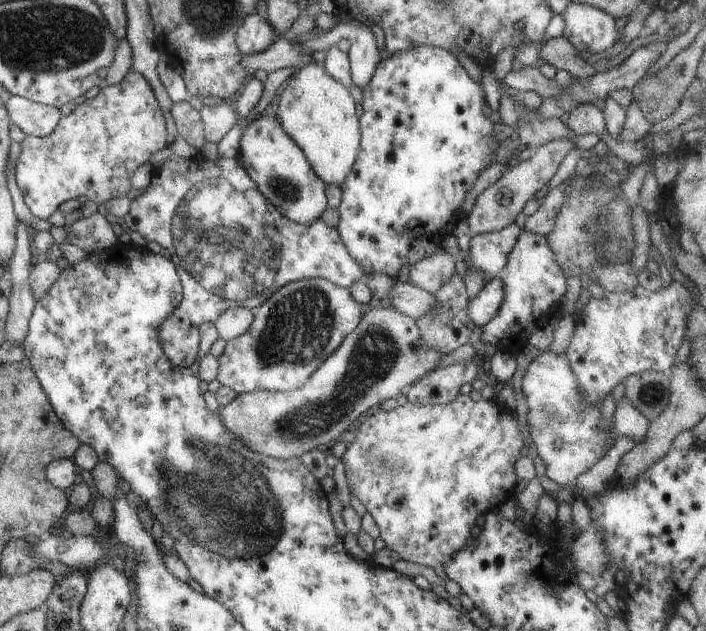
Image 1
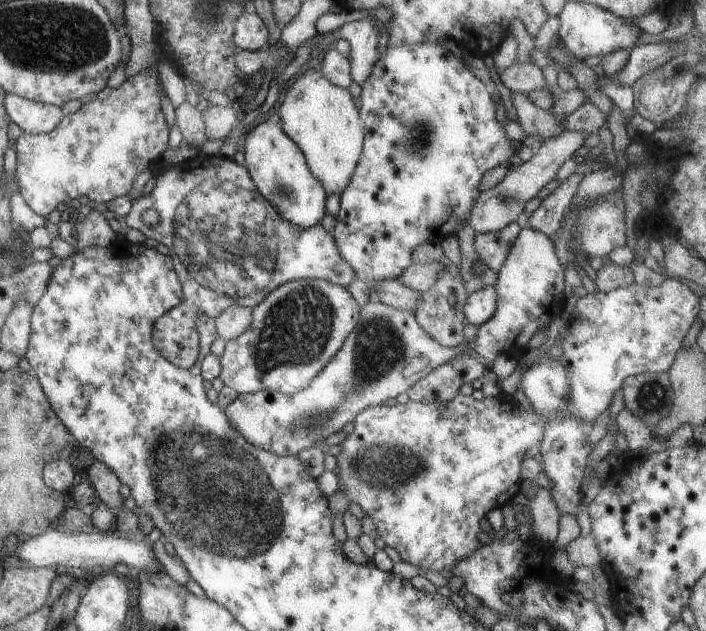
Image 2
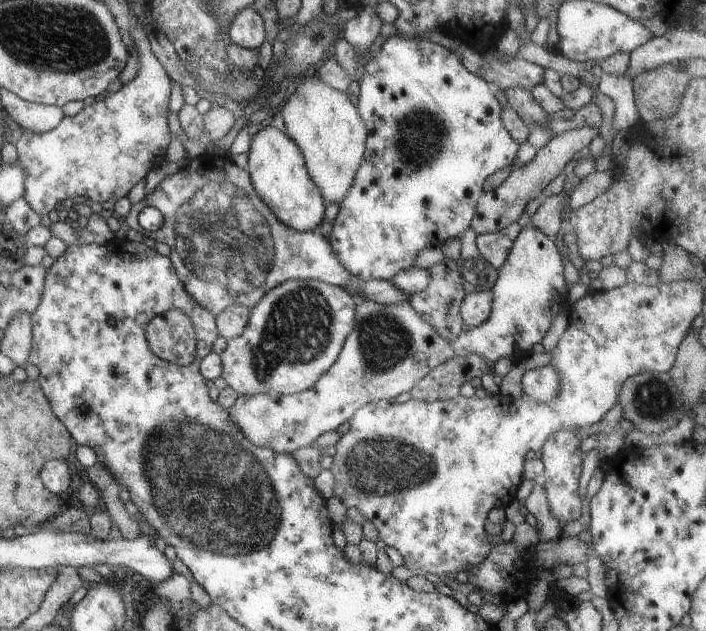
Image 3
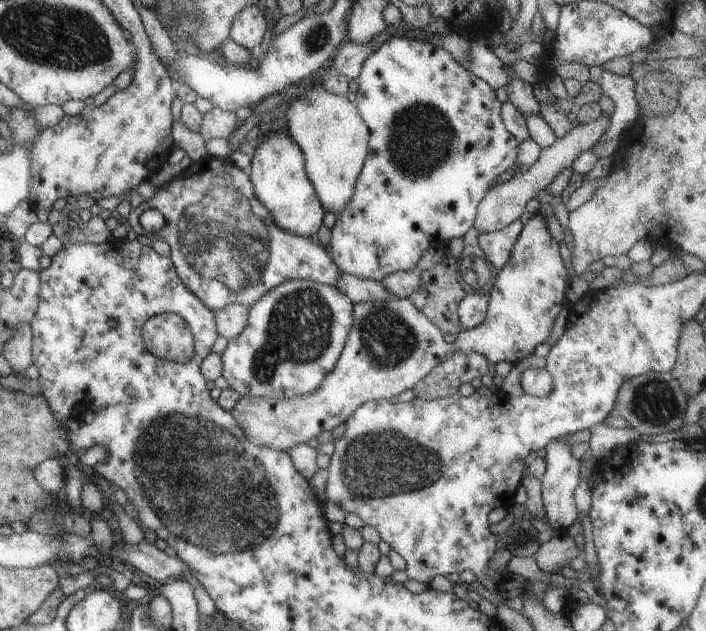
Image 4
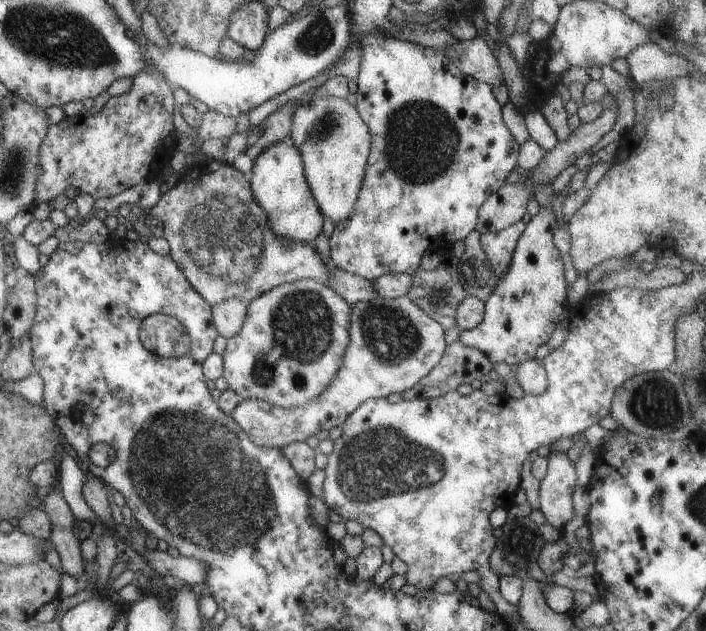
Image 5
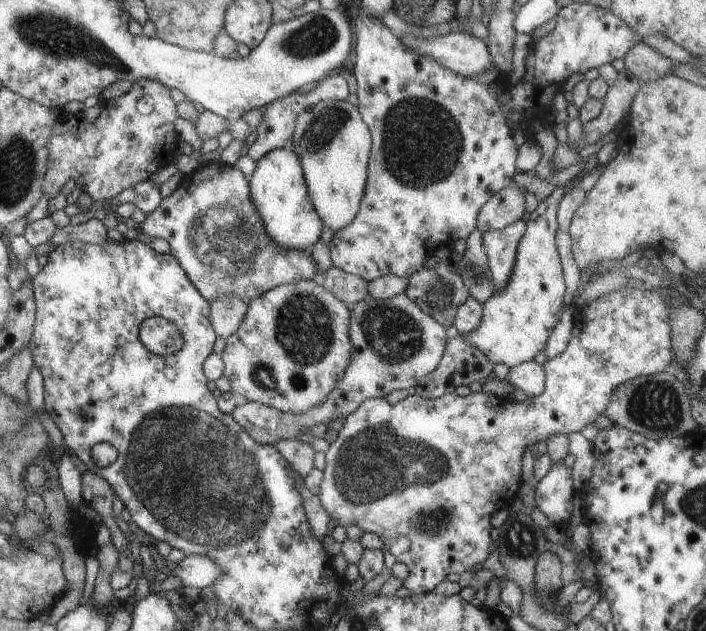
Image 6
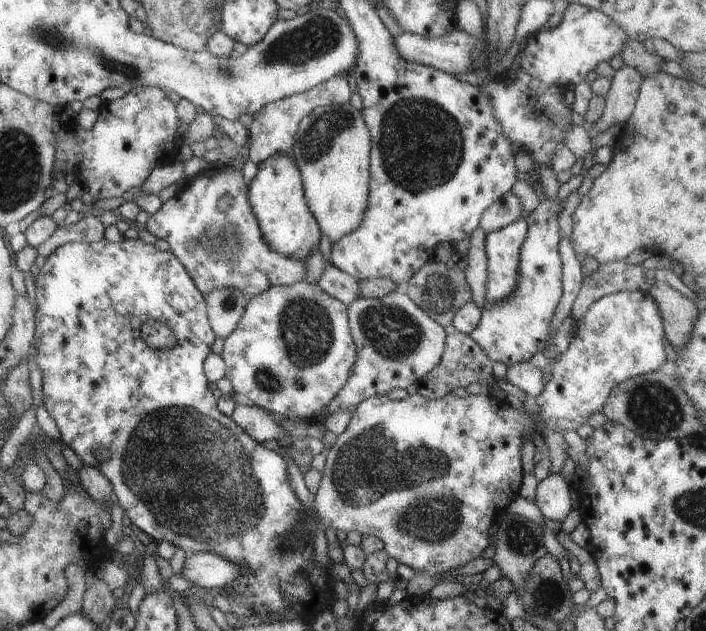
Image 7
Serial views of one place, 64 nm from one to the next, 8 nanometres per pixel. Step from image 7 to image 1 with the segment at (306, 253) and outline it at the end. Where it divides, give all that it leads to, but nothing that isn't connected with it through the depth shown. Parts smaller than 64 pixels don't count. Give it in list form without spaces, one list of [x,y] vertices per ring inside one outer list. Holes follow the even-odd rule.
[[[261,115],[243,128],[239,162],[258,192],[285,219],[295,224],[311,224],[328,208],[325,184],[315,176],[299,146],[281,129],[278,120]]]

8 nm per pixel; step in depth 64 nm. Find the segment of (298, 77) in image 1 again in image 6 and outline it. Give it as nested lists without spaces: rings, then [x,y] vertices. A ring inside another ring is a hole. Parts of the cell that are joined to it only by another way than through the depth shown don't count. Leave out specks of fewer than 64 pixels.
[[[323,100],[295,118],[290,144],[301,166],[313,212],[331,232],[345,228],[357,214],[365,190],[370,133],[357,107],[347,101]]]

